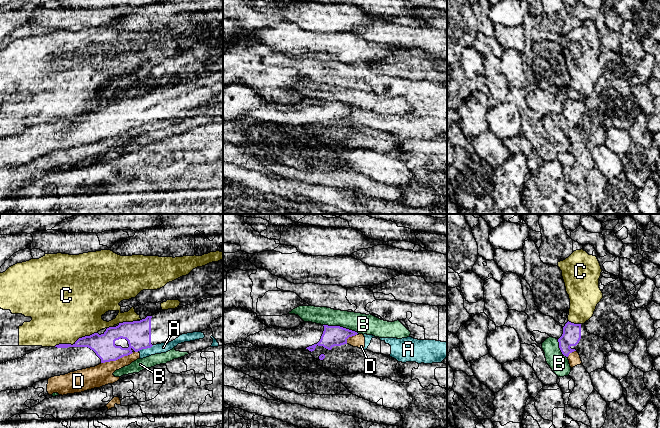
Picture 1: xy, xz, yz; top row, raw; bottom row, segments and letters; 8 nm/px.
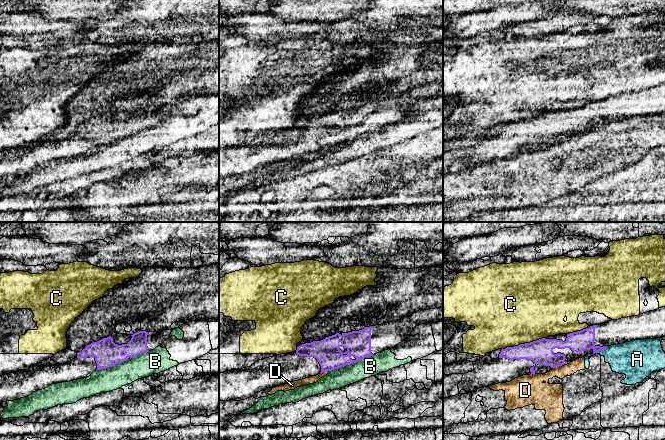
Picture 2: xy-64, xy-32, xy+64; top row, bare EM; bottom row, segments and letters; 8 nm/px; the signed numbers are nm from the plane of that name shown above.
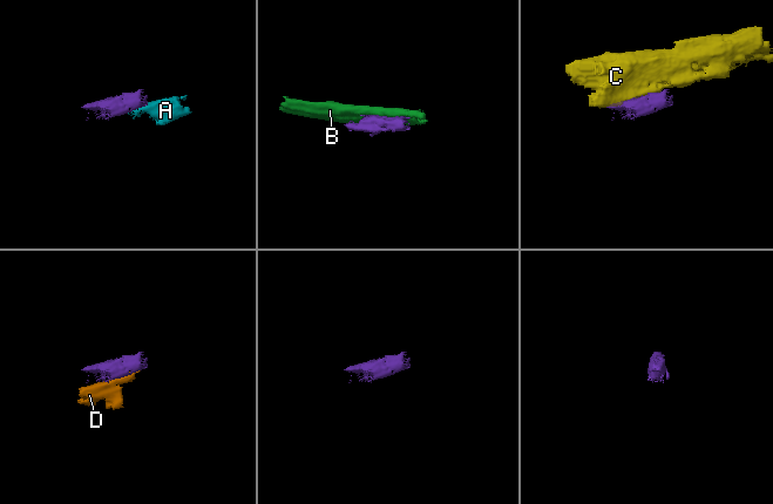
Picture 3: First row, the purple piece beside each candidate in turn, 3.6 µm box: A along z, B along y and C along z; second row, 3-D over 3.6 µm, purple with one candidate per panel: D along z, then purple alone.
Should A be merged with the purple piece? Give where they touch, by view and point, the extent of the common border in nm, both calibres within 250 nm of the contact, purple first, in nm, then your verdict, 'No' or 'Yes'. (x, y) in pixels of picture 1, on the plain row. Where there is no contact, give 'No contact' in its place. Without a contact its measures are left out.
Touches purple at xy (145, 124). Shared border 140 nm. Thickness 200 nm (purple) against 80 nm. No

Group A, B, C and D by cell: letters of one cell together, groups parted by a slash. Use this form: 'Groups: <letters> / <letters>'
Groups: A D / B / C

